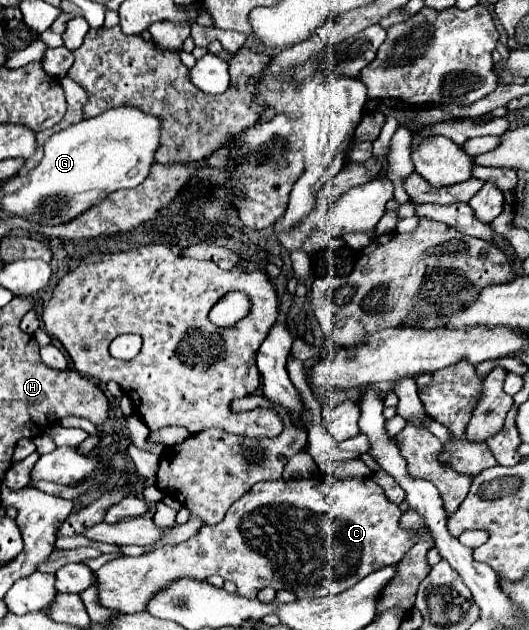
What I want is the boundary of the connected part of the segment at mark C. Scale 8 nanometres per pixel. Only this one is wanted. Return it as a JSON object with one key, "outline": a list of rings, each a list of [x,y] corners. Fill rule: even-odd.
{"outline":[[[314,475],[310,479],[290,479],[290,481],[268,481],[256,483],[240,501],[236,501],[226,517],[216,523],[202,527],[194,537],[176,545],[160,547],[140,557],[118,557],[96,571],[98,603],[106,609],[118,613],[138,613],[144,611],[148,595],[154,595],[180,575],[192,575],[194,579],[206,579],[210,575],[220,575],[226,581],[234,581],[240,595],[256,597],[260,589],[286,589],[298,597],[328,597],[354,587],[366,575],[387,565],[398,563],[404,553],[412,547],[412,537],[398,525],[402,511],[394,505],[372,477],[352,477],[352,479],[332,479],[330,475]]]}

